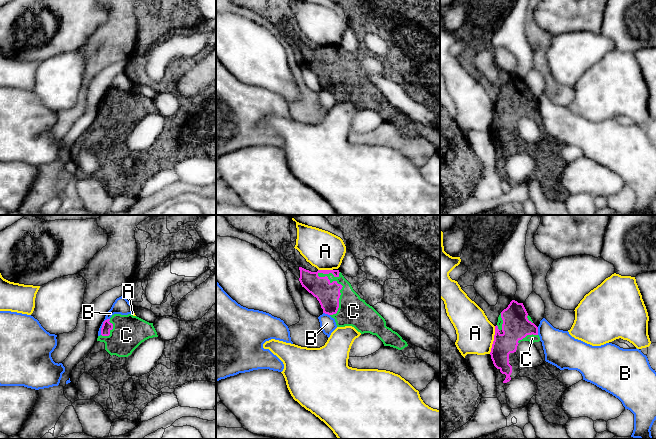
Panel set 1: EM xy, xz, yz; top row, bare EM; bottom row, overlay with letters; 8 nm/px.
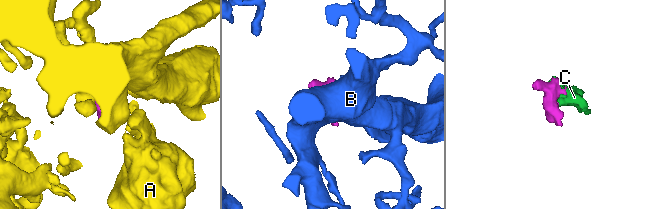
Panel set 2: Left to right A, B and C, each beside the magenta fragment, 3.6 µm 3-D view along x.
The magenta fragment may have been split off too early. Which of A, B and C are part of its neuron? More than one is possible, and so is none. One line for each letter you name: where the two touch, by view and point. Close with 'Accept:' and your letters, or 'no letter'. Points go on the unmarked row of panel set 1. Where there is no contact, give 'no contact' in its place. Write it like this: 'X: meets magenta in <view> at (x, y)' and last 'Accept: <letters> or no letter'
C: meets magenta in xz at (340, 65)
Accept: C

